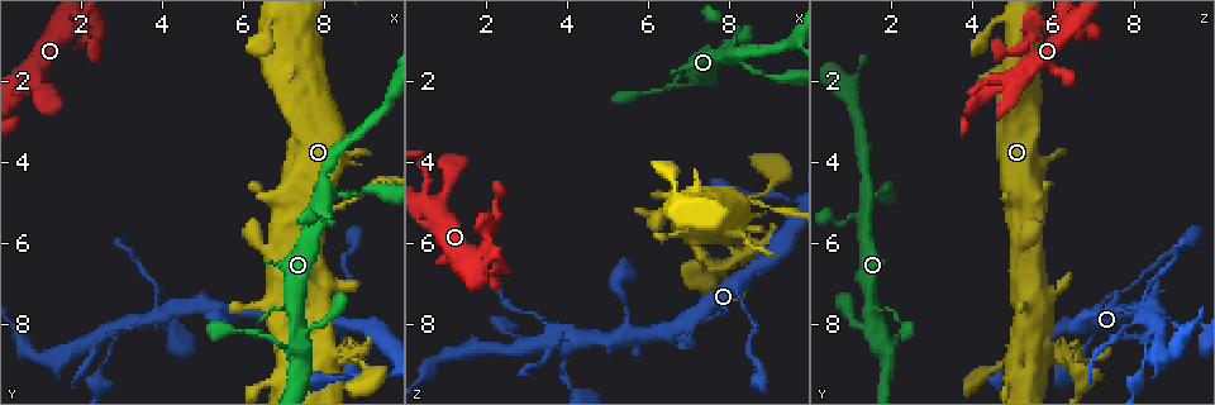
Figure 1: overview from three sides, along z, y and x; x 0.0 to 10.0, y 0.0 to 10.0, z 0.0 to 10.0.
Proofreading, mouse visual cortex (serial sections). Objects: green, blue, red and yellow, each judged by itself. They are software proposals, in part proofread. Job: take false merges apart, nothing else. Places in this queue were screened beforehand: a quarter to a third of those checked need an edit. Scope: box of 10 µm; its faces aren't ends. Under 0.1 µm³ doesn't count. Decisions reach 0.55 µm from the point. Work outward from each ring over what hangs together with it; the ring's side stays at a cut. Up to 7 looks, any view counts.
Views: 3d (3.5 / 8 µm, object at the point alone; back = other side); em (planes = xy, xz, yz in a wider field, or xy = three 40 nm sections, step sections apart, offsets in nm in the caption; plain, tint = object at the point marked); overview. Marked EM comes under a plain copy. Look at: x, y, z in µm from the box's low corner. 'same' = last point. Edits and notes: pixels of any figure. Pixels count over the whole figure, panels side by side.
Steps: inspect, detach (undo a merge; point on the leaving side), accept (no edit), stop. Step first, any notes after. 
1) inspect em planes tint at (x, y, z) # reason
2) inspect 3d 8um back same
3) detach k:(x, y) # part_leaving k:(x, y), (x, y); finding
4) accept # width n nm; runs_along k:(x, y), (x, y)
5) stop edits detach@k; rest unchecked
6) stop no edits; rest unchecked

inspect 3d 3.5um back at (0.75, 2.05, 5.00) # three-way junction

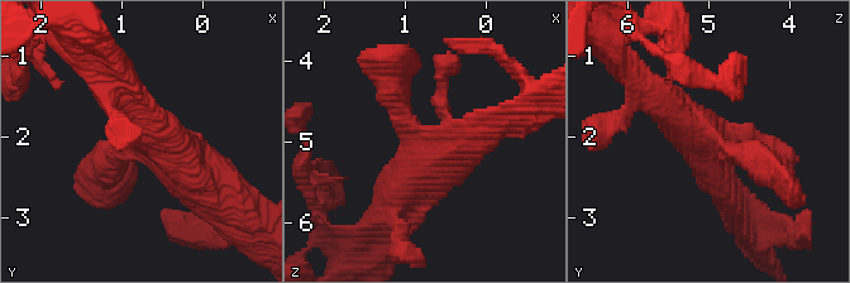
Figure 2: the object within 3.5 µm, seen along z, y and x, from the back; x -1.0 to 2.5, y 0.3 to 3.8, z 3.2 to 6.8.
inspect em xy step 5 tint at (0.80, 2.05, 4.95)

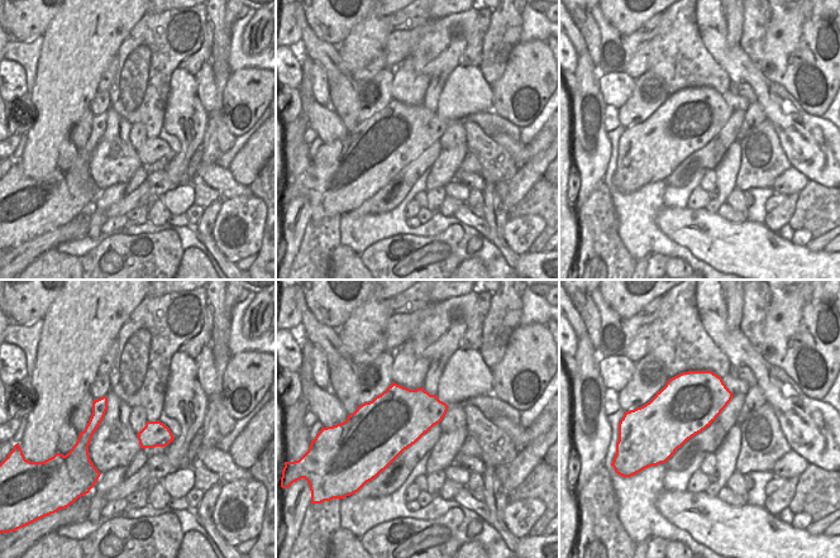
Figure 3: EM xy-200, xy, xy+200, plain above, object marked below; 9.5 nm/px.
accept # runs_along 2:(638, 78), (710, 140), (762, 163); all the same cell

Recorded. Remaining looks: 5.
inspect 3d 3.5um at (5.60, 7.70, 8.30)

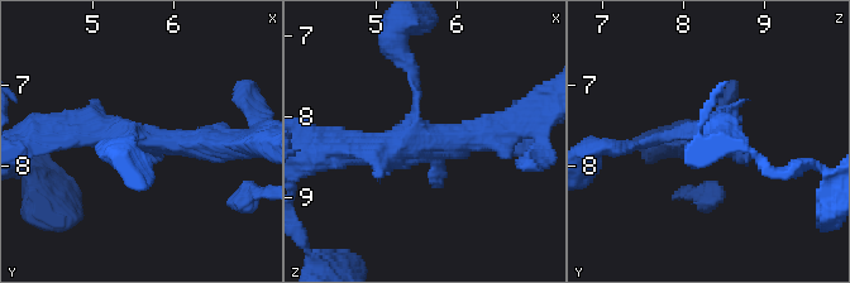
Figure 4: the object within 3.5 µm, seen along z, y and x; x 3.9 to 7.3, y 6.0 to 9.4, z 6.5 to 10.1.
inspect em xy step 2 tint at (5.55, 7.65, 8.30) # need the tissue

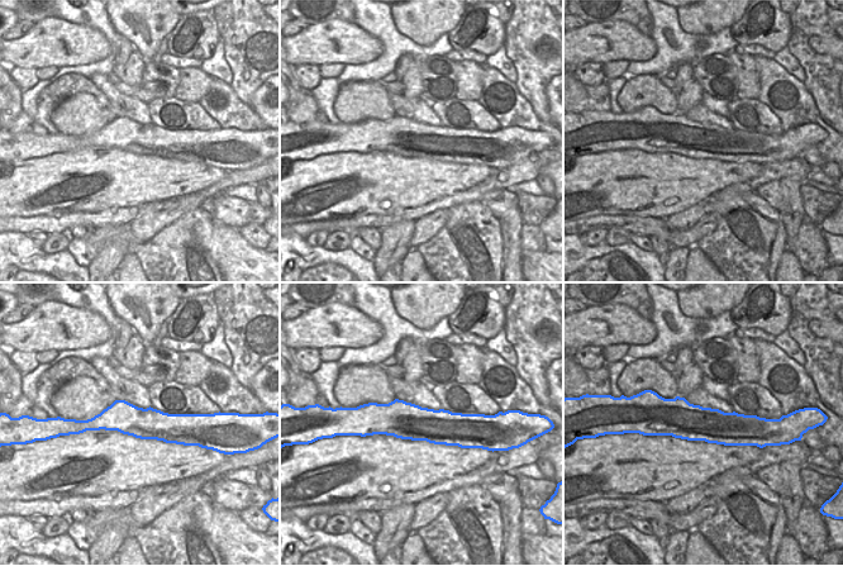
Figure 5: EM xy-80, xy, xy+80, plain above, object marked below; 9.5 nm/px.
accept # runs_along 4:(506, 128), (459, 142), (338, 150); all the same cell

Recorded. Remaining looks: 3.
inspect 3d 3.5um at (2.80, 8.20, 8.50) # arms part here

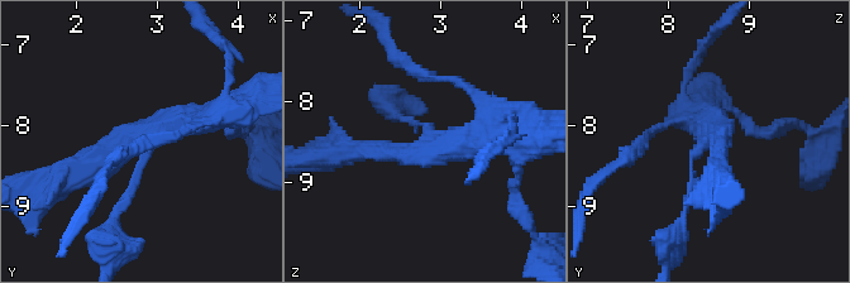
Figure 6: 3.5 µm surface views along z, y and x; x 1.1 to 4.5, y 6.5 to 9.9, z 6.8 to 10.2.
accept # arm_widths 100, 250, 300 nm; runs_along 6:(215, 116), (173, 120), (68, 174); continuous, no second cell

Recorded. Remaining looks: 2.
stop no edits; rest unchecked

